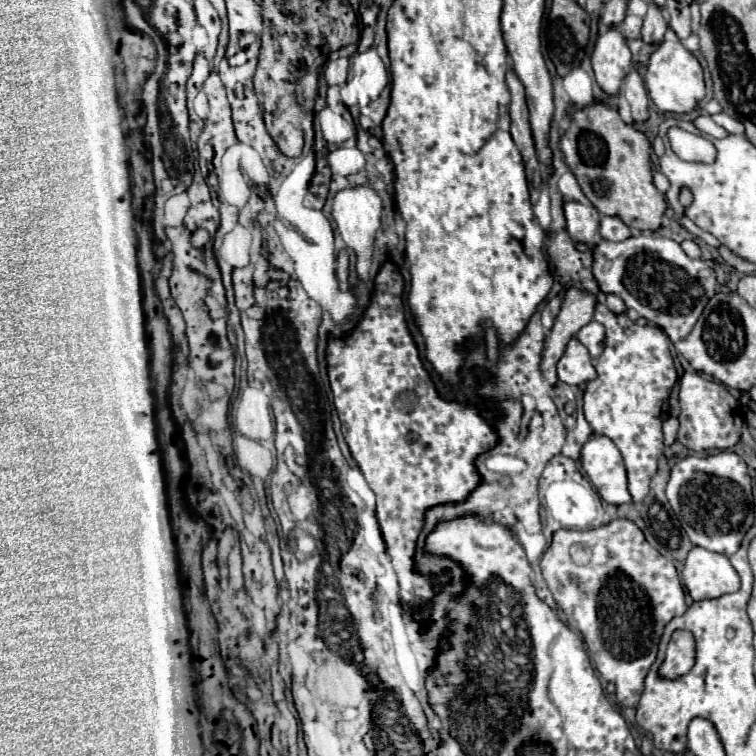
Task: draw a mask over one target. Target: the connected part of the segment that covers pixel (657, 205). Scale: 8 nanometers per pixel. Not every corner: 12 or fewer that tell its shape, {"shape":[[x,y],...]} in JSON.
{"shape":[[602,102],[574,108],[560,140],[594,132],[606,160],[566,152],[600,214],[656,230],[650,140]]}

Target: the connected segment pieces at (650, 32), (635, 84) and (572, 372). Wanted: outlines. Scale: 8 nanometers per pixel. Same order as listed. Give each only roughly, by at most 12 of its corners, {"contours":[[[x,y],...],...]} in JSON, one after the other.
{"contours":[[[650,2],[644,16],[642,40],[660,44],[668,24],[662,8]],[[636,68],[622,82],[636,122],[648,118],[648,92]],[[570,338],[558,380],[584,384],[596,376],[592,358],[578,338]]]}

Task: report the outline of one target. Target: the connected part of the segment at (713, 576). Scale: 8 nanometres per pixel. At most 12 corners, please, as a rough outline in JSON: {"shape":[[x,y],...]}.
{"shape":[[688,552],[682,578],[694,600],[740,588],[724,554]]}

